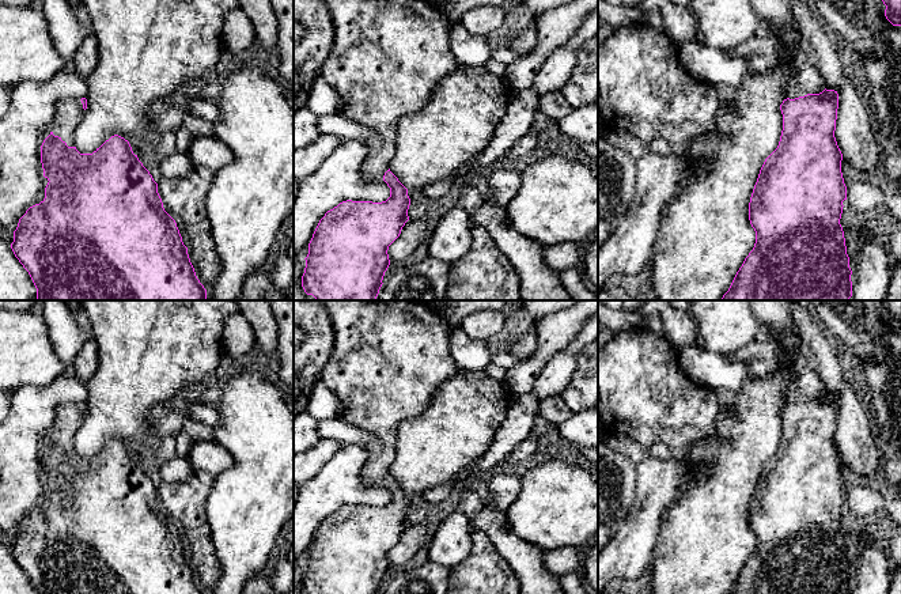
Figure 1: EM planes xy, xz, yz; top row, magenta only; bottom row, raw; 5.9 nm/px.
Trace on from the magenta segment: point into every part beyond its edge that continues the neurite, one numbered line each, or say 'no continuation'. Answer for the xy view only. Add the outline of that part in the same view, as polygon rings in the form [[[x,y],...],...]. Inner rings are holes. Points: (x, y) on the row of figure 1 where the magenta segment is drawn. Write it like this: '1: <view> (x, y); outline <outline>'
1: xy (68, 113); outline [[[64,98],[57,102],[52,132],[65,141],[68,147],[75,147],[73,135],[83,113],[83,103],[77,98]]]

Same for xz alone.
1: xz (387, 57); outline [[[429,0],[322,1],[332,15],[334,42],[321,77],[342,98],[341,114],[371,130],[361,174],[366,181],[383,181],[395,150],[398,118],[423,109],[440,80],[459,67],[451,50],[451,30],[458,23]]]

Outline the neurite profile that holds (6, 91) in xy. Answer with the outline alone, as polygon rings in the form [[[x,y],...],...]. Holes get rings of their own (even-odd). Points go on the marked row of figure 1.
[[[8,86],[0,87],[0,120],[10,107],[11,92],[12,92],[12,87]]]

